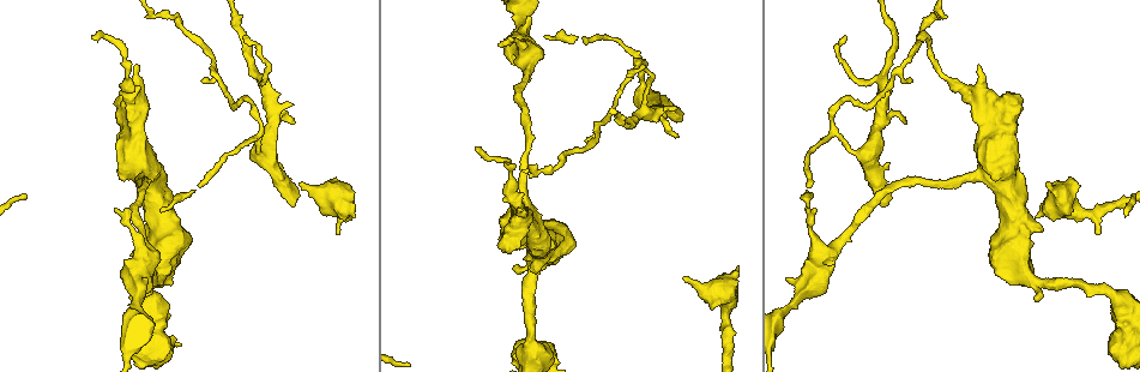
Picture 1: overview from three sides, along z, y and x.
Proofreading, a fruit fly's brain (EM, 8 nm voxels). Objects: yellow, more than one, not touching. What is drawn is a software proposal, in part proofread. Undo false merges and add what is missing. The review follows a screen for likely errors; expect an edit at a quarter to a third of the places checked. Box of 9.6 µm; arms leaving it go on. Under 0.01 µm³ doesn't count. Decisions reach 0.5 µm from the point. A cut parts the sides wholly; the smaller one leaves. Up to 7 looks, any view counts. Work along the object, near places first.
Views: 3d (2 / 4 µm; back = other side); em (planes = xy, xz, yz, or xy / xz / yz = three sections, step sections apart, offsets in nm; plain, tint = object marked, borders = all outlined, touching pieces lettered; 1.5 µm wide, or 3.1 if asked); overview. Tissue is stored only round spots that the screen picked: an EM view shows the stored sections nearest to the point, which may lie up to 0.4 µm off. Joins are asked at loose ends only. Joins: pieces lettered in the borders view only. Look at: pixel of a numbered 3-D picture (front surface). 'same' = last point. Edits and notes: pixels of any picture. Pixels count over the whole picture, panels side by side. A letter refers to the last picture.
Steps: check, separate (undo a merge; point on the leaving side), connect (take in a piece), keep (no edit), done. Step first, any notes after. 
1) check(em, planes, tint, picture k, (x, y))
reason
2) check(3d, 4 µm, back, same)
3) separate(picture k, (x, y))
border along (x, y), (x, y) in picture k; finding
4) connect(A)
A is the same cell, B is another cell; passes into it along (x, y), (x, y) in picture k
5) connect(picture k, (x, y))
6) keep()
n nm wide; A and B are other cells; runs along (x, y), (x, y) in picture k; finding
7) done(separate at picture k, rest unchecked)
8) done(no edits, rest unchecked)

check(3d, 2 µm, picture 1, (147, 279))
free end

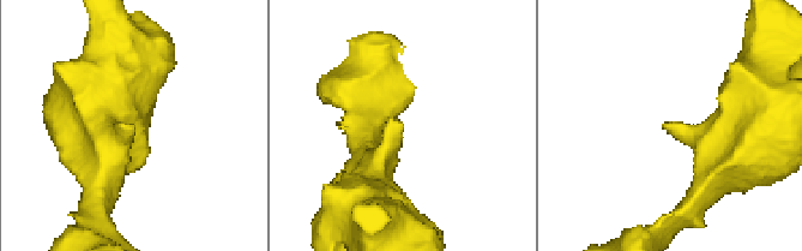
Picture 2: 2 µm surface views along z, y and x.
check(em, yz, step 4, tint, picture 2, (391, 116))

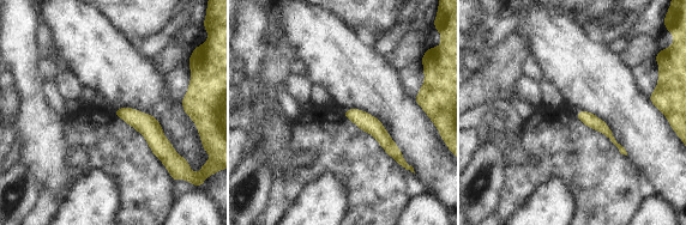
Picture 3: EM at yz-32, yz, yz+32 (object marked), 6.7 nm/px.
check(em, yz, step 4, borders, same)

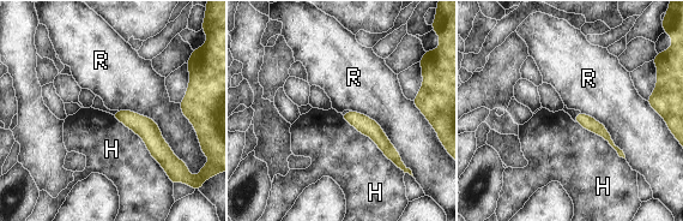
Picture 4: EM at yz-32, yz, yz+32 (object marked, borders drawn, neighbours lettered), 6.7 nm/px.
keep()
H and R are other cells; runs along (345, 115), (366, 125), (397, 160) in picture 4; no lettered piece goes on from it

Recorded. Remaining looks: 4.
check(em, xz, step 8, borders, picture 1, (1035, 300))
branch stops here

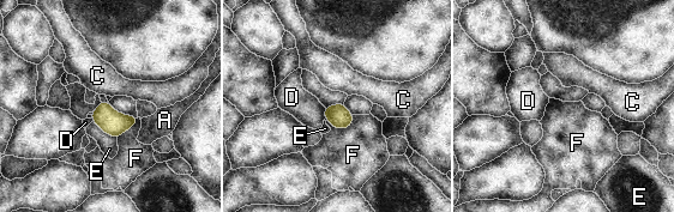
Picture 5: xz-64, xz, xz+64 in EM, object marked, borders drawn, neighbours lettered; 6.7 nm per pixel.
check(em, yz, step 8, borders, same)

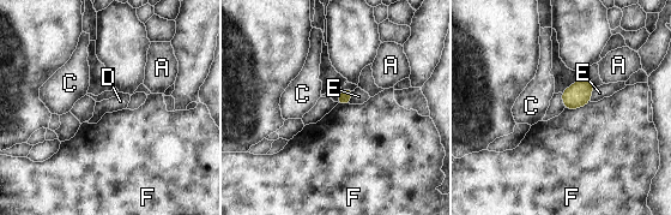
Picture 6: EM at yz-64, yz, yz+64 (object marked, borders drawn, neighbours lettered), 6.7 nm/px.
keep()
A, C, D, E and F are other cells; border along (590, 100), (582, 106), (564, 108) in picture 6; none of them fits

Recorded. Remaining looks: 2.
done(no edits, rest unchecked)

